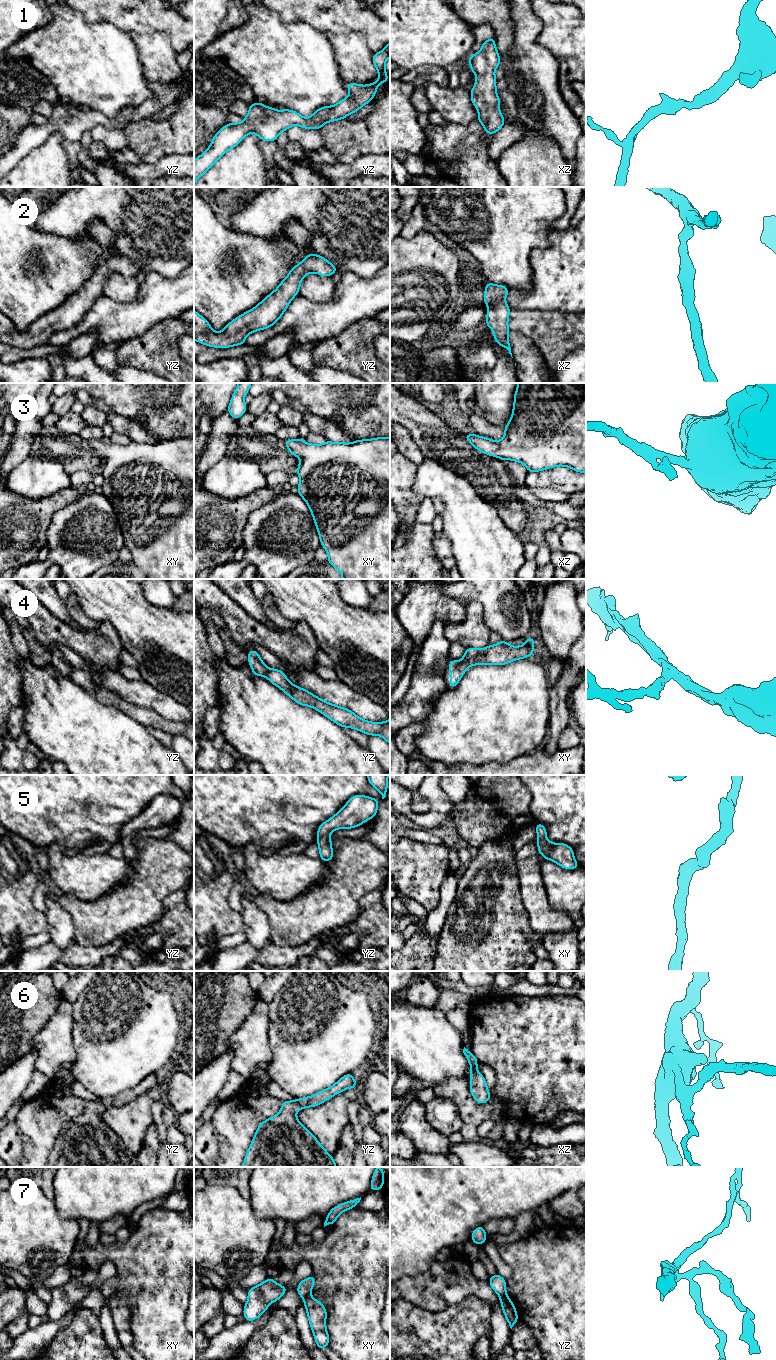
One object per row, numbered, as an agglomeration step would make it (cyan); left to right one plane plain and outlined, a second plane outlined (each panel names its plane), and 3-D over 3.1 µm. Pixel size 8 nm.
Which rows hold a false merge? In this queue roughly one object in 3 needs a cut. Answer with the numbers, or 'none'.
7

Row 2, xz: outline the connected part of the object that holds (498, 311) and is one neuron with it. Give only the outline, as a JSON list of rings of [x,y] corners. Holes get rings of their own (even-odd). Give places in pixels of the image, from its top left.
[[[487,282],[485,285],[484,303],[488,306],[486,325],[494,331],[493,339],[498,345],[506,348],[512,357],[508,339],[510,331],[508,319],[511,310],[505,301],[508,291],[509,289],[505,285],[495,285]]]

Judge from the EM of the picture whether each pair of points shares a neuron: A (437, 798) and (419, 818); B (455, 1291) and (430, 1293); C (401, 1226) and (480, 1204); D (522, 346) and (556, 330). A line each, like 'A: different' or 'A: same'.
A: same
B: same
C: same
D: different

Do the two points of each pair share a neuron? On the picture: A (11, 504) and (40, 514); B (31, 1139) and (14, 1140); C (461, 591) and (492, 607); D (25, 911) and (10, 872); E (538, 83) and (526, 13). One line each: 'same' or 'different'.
A: same
B: different
C: same
D: same
E: same

